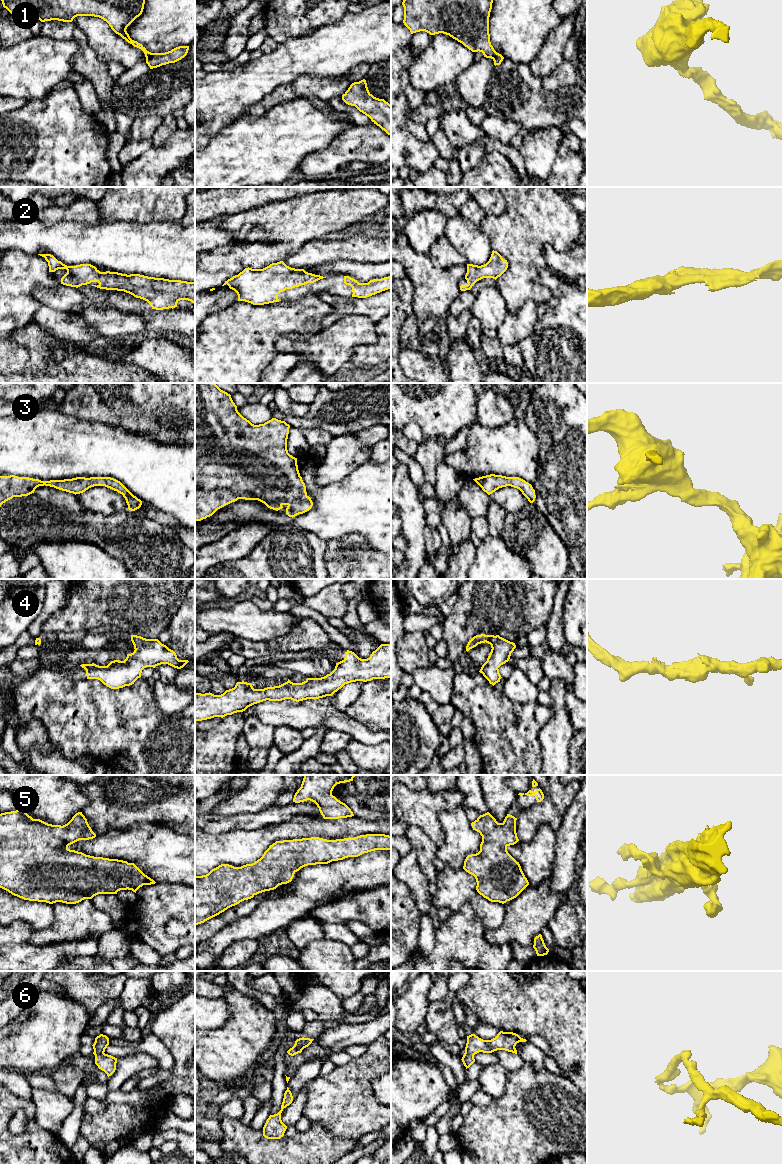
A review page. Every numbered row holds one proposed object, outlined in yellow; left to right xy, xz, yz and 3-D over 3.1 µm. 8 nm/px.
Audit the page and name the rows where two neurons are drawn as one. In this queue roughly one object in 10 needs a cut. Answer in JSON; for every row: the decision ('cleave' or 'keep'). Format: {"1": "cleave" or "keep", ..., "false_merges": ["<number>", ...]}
{"1": "keep", "2": "keep", "3": "keep", "4": "keep", "5": "keep", "6": "keep", "false_merges": []}

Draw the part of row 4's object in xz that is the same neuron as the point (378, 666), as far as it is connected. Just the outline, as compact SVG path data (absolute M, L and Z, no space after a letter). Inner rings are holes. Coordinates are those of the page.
M381 644L372 652L369 658L361 659L354 652L347 650L345 658L336 663L335 669L321 678L307 678L302 683L293 683L289 679L287 682L274 687L264 689L254 689L251 683L237 682L235 687L226 690L221 695L212 693L196 693L195 692L195 721L202 721L214 717L225 717L237 712L243 712L248 707L269 700L282 701L291 699L299 702L307 699L319 699L326 696L332 696L341 689L345 684L356 681L371 681L373 679L391 678L391 644Z

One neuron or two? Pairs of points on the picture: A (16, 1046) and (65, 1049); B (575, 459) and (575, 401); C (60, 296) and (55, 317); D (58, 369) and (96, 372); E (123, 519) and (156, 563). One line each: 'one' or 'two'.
A: one
B: one
C: two
D: one
E: one

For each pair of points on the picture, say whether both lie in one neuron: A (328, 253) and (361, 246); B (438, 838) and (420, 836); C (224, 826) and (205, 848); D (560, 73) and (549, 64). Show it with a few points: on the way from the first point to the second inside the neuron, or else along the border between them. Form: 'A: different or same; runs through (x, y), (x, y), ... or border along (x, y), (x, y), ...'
A: same; runs through (336, 250), (353, 248)
B: different; border along (409, 824), (419, 827), (438, 847)
C: different; border along (241, 829), (205, 832)
D: different; border along (564, 60), (541, 79)

